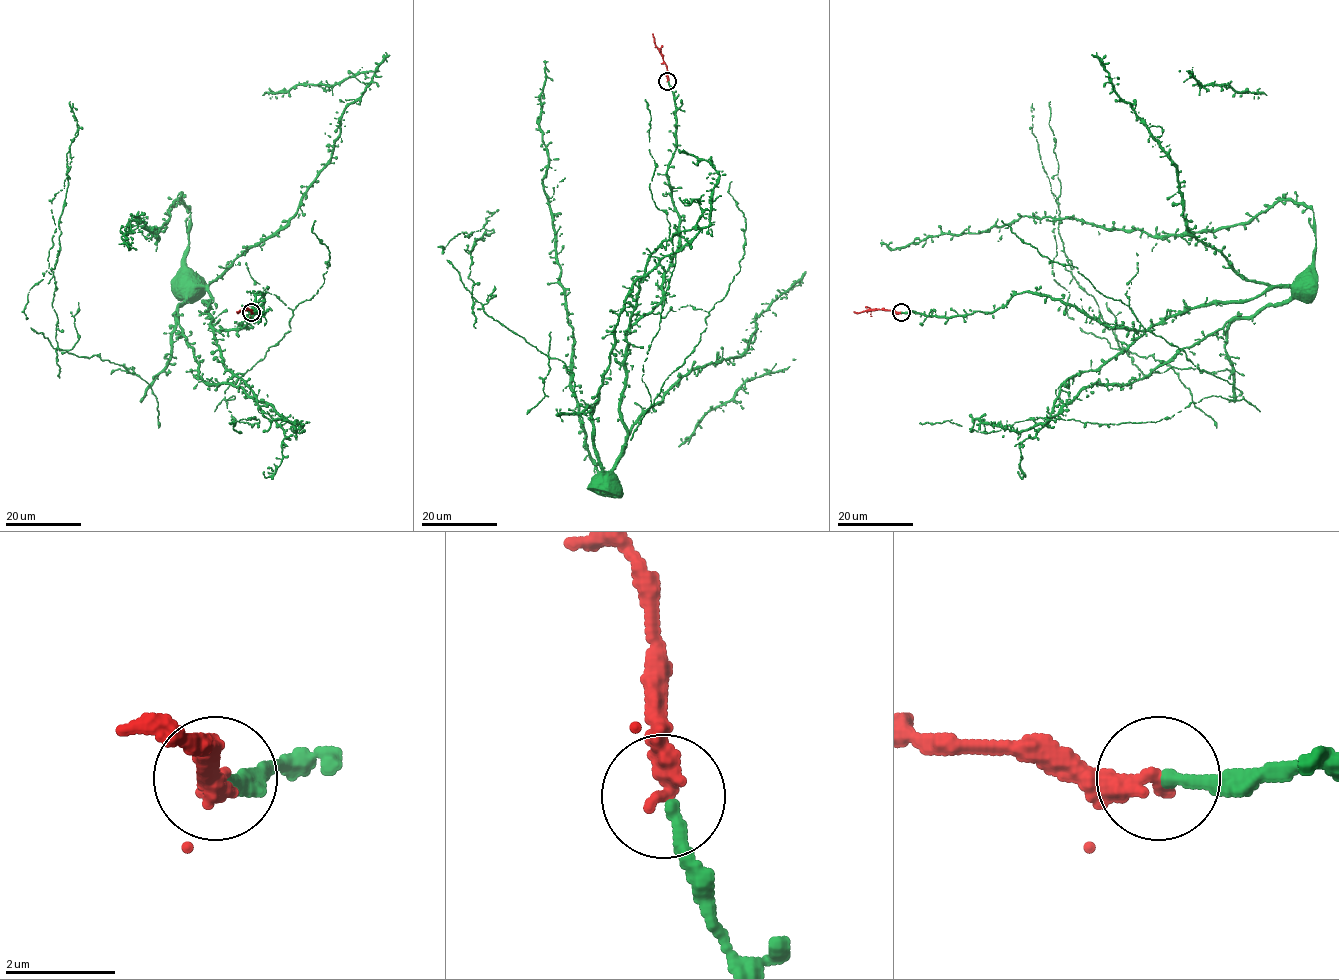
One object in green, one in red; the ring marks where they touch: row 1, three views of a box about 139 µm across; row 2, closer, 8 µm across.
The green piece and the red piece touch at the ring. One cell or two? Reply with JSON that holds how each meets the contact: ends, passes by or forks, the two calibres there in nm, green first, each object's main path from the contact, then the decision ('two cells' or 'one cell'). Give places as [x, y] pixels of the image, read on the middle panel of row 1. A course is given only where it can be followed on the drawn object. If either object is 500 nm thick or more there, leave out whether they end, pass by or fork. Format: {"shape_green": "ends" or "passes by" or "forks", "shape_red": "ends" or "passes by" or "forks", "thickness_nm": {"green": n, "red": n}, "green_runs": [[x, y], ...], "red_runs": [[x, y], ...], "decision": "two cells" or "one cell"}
{"shape_green": "ends", "shape_red": "ends", "thickness_nm": {"green": 280, "red": 380}, "green_runs": [[668, 81], [676, 150], [667, 174], [679, 239], [662, 299], [628, 331], [620, 412], [627, 441], [608, 480]], "red_runs": [[667, 81], [666, 65], [652, 34]], "decision": "one cell"}

